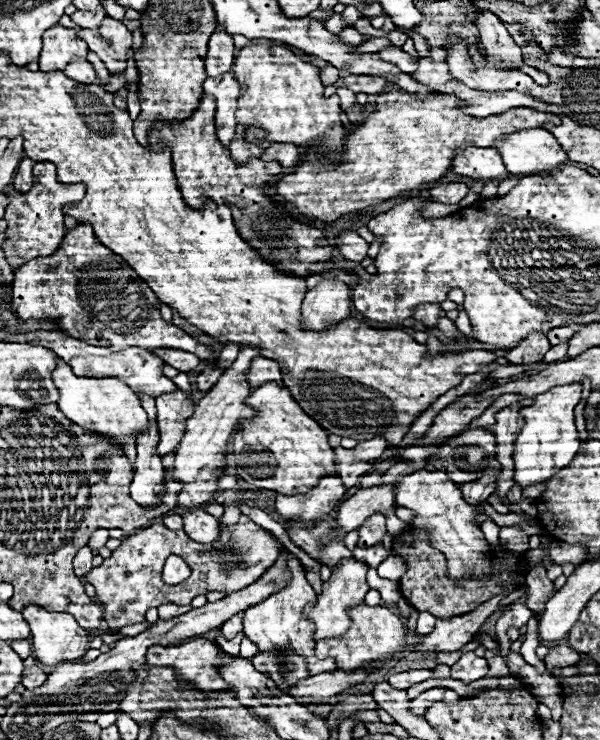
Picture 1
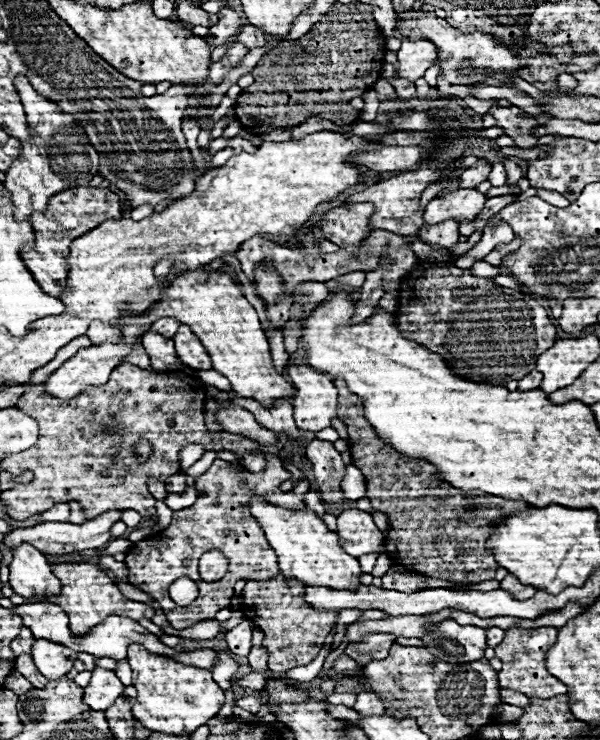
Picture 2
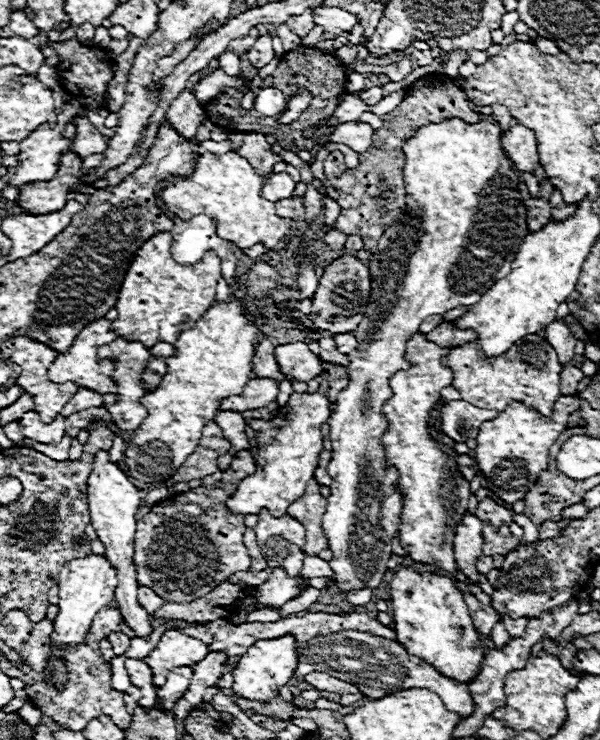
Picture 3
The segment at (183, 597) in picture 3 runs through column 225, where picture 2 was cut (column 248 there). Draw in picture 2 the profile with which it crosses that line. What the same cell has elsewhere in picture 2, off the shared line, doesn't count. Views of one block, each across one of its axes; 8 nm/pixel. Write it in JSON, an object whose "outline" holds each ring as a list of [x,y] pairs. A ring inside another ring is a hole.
{"outline":[[[266,454],[266,458],[268,458],[266,470],[262,474],[250,474],[252,476],[250,482],[258,486],[248,492],[244,490],[244,494],[238,488],[236,492],[234,490],[228,492],[226,484],[234,484],[234,470],[226,462],[216,460],[214,464],[218,466],[212,466],[206,474],[196,478],[198,500],[190,508],[174,512],[172,524],[164,532],[150,536],[146,540],[140,540],[128,550],[124,560],[128,568],[128,582],[138,590],[148,592],[154,598],[154,602],[158,602],[158,606],[164,610],[172,628],[184,630],[194,626],[196,622],[214,620],[218,610],[230,606],[234,584],[238,580],[272,580],[278,574],[276,554],[268,544],[260,524],[252,518],[248,502],[258,494],[260,498],[266,498],[270,504],[276,504],[280,508],[302,510],[306,508],[304,496],[306,492],[310,492],[310,480],[302,478],[294,484],[292,490],[286,490],[286,492],[276,490],[276,456]],[[208,550],[220,550],[228,558],[228,572],[218,582],[204,582],[198,574],[198,558]],[[180,576],[188,576],[198,584],[200,596],[190,606],[178,606],[168,596],[170,584]]]}

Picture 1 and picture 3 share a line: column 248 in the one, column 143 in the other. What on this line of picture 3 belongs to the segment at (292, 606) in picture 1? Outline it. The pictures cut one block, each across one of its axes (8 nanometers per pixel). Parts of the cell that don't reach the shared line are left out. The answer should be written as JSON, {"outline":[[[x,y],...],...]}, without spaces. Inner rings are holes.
{"outline":[[[100,450],[100,454],[96,454],[94,458],[94,466],[92,466],[92,474],[88,478],[88,504],[90,504],[90,518],[92,518],[92,526],[98,530],[98,538],[104,542],[106,546],[106,558],[118,568],[120,574],[120,582],[116,586],[116,604],[120,614],[124,616],[126,624],[132,628],[132,632],[138,638],[148,640],[152,634],[152,626],[150,626],[150,614],[140,606],[138,598],[136,598],[136,590],[138,590],[138,580],[136,580],[136,570],[134,570],[134,534],[136,534],[136,510],[142,504],[140,498],[140,490],[126,478],[126,474],[118,468],[118,464],[112,464],[108,460],[108,452]]]}

